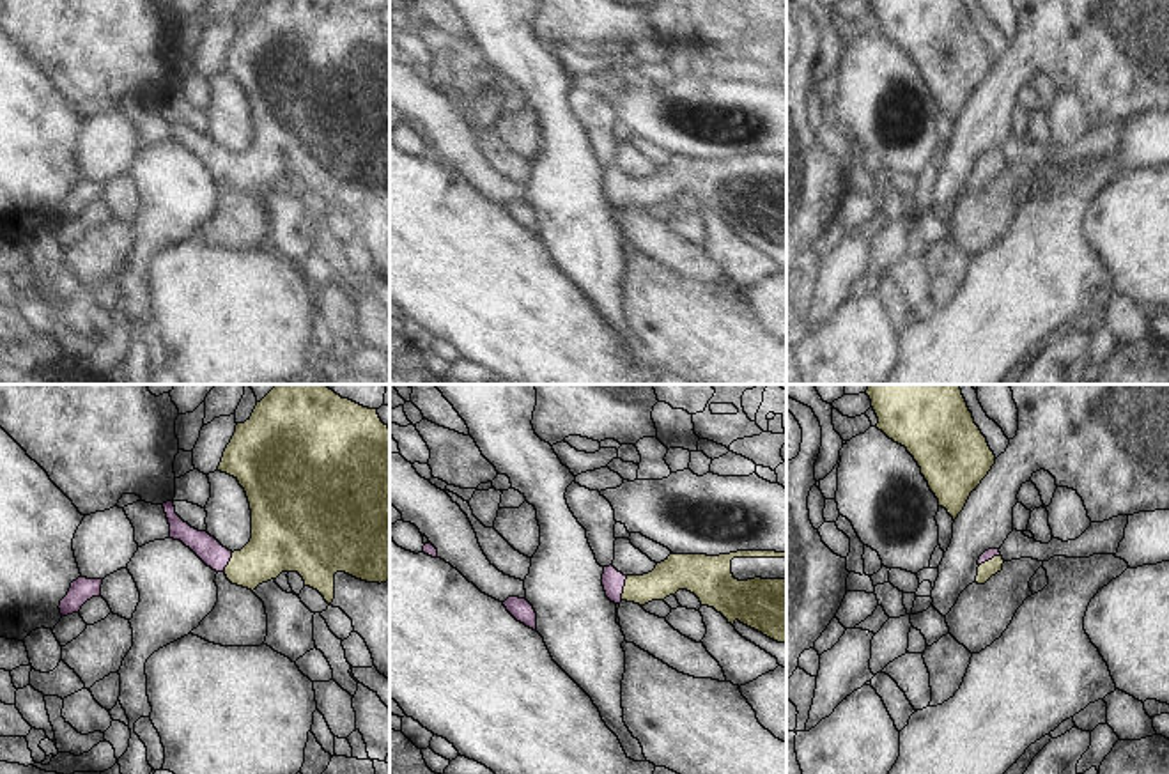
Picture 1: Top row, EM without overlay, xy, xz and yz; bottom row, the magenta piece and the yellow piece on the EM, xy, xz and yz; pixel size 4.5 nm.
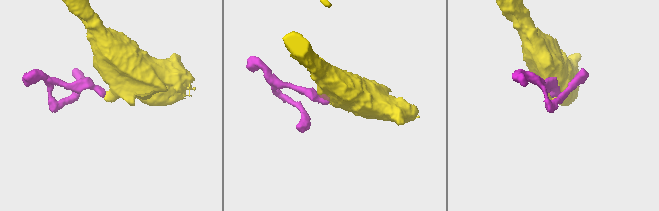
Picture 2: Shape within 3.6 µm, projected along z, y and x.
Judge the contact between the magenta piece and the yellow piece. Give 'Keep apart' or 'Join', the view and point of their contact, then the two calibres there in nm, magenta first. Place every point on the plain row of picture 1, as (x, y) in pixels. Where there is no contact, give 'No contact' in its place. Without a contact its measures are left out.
Join. Touches magenta at xz (622, 192). Thickness 110 nm (magenta) against 150 nm.

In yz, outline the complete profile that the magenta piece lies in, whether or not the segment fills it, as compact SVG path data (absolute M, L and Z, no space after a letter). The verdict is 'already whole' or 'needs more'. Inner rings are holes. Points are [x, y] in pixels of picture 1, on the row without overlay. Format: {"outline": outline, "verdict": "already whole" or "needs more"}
{"outline": "M988 152L985 154L979 163L978 163L978 179L976 179L976 186L978 188L985 188L992 179L995 179L997 175L1003 174L1003 159L999 156L999 152Z", "verdict": "needs more"}

